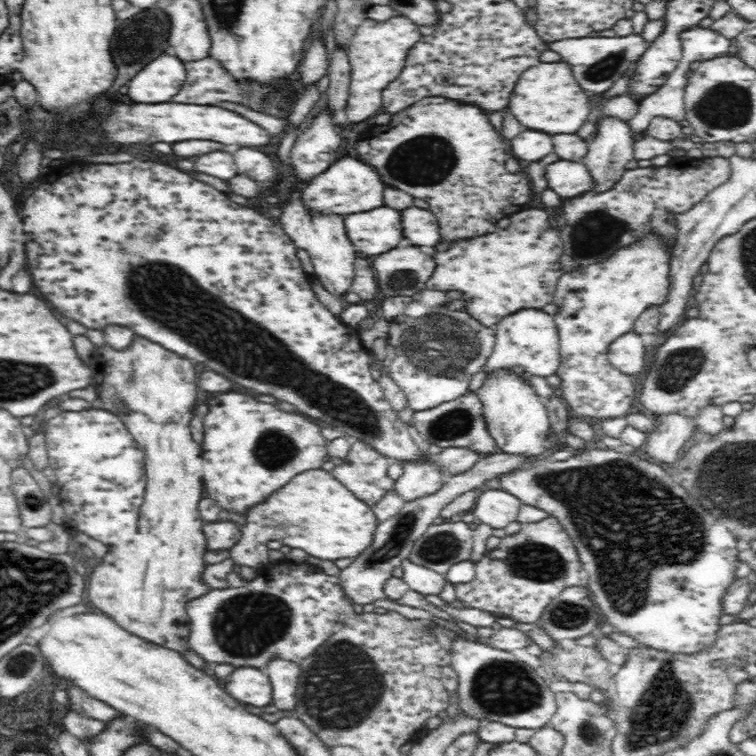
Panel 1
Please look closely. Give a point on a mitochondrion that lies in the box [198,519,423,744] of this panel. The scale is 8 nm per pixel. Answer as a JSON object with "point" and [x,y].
{"point":[341,681]}

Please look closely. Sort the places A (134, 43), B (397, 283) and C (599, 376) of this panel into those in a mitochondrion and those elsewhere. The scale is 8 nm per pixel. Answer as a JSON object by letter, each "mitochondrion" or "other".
{"A":"mitochondrion","B":"mitochondrion","C":"other"}

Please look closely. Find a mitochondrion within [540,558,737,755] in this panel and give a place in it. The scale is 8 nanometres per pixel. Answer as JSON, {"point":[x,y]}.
{"point":[665,708]}

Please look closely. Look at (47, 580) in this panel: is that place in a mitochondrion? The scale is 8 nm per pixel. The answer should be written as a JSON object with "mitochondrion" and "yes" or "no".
{"mitochondrion":"yes"}

